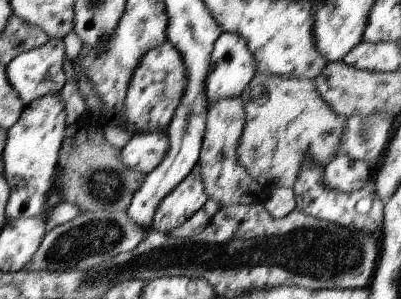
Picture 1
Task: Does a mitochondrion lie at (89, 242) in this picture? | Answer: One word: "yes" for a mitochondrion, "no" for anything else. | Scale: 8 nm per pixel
yes

